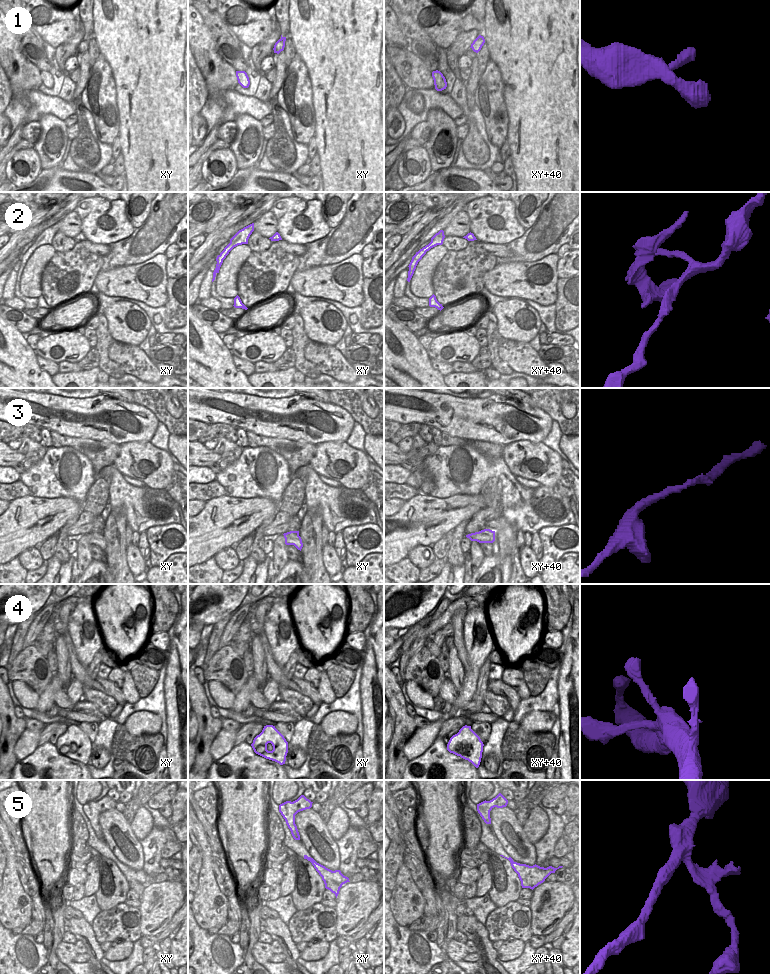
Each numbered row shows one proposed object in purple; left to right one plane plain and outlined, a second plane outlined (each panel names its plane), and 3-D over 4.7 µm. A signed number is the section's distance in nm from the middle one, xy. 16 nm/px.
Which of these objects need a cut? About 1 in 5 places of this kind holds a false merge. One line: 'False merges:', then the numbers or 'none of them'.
False merges: 5

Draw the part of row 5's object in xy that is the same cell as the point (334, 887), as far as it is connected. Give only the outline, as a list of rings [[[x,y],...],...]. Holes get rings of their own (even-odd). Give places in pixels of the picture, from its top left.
[[[327,880],[326,882],[324,882],[324,884],[325,884],[325,888],[330,890],[332,893],[334,893],[337,898],[340,888],[342,887],[342,884],[338,884],[333,880]]]

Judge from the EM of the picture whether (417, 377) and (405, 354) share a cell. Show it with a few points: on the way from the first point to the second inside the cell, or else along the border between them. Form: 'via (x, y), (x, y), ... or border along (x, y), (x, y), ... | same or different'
via (412, 371), (405, 360) | same

